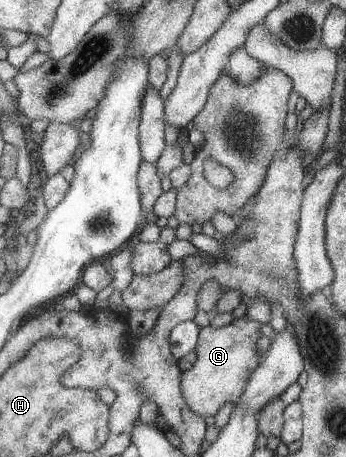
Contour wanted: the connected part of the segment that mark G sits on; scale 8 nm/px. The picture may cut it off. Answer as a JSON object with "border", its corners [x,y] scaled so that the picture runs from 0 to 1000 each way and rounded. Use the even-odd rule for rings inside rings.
{"border":[[[705,696],[671,698],[659,711],[613,718],[592,713],[575,722],[566,757],[561,759],[564,790],[546,807],[520,816],[520,849],[529,873],[561,906],[598,915],[616,915],[645,884],[679,886],[699,862],[711,832],[723,814],[751,786],[751,770],[737,757],[737,744],[757,735],[749,726],[754,709],[728,698]]]}

